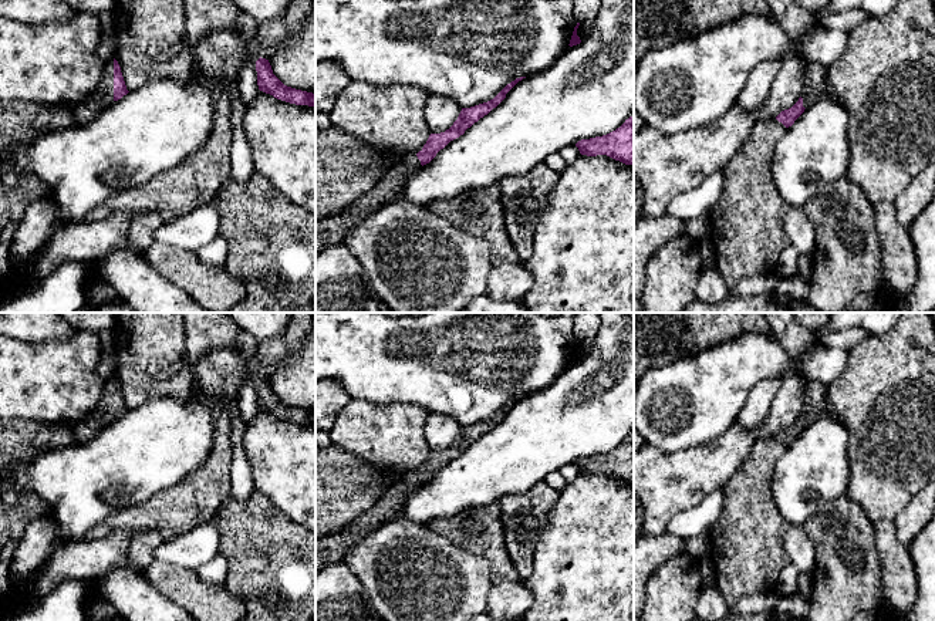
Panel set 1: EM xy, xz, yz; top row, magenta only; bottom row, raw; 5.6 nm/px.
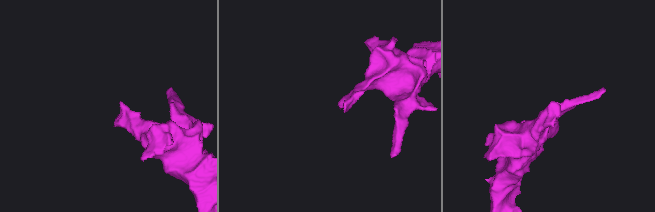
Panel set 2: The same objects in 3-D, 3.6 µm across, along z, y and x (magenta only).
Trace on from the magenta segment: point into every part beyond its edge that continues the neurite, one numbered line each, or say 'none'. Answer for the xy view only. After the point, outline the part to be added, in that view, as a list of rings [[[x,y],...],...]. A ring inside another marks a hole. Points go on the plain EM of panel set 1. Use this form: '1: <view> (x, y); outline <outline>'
1: xy (103, 415); outline [[[114,377],[105,381],[98,408],[84,421],[71,425],[77,442],[90,441],[104,426],[114,422]]]

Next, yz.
1: yz (816, 392); outline [[[806,381],[803,425],[811,425],[818,416],[826,415],[827,387],[821,382]]]

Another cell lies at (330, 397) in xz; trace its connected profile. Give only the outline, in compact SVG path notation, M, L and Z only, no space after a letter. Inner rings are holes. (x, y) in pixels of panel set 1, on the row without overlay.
M315 381L315 432L330 432L338 414L350 401L340 382Z

